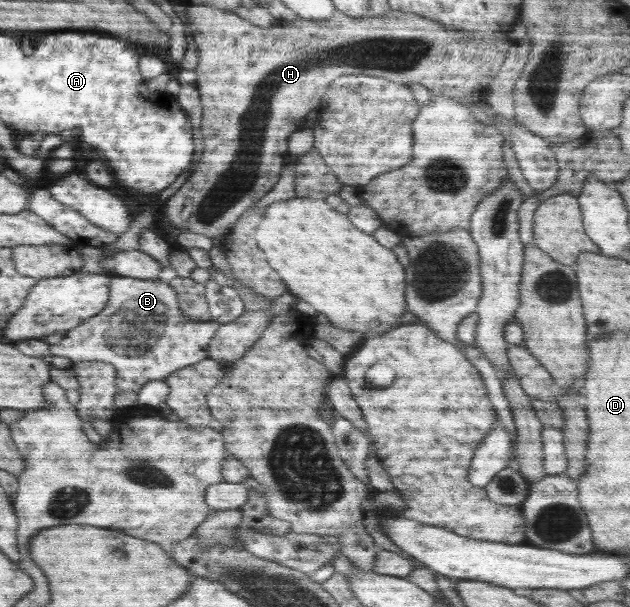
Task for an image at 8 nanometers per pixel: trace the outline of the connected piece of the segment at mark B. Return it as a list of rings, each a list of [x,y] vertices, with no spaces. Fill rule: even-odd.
[[[111,275],[109,290],[108,303],[101,312],[86,319],[74,329],[65,332],[66,337],[62,341],[50,345],[52,356],[68,357],[74,363],[96,360],[111,363],[117,371],[115,384],[120,391],[120,396],[126,391],[140,391],[140,388],[149,381],[164,380],[171,373],[209,357],[208,345],[221,323],[212,319],[192,321],[183,316],[176,292],[169,282],[163,282],[160,279],[151,280]]]

